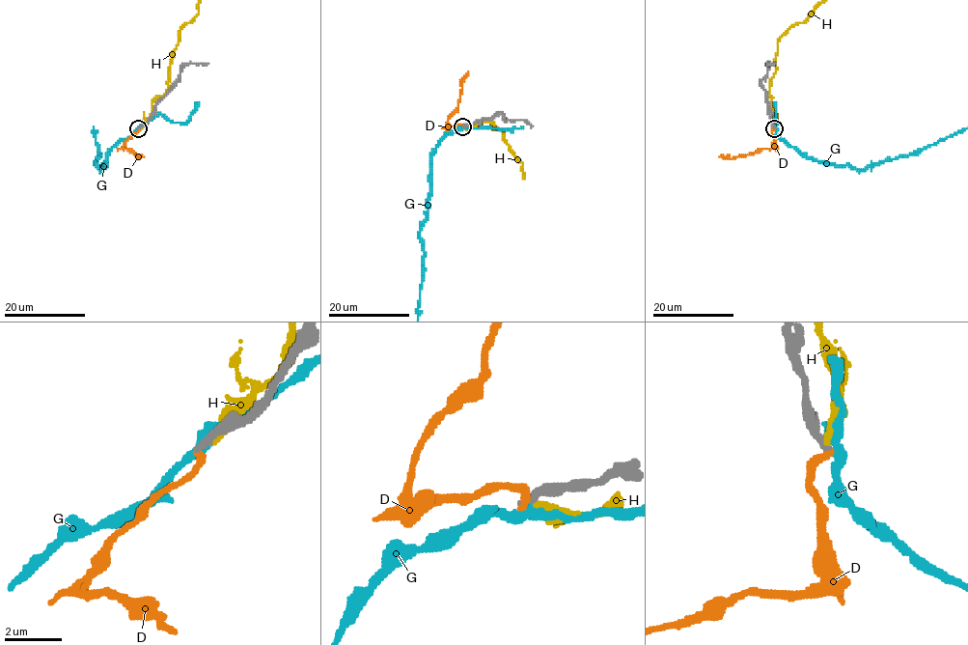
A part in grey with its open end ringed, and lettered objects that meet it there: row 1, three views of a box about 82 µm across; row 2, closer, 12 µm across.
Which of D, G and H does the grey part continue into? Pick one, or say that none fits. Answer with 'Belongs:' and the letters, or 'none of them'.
Belongs: none of them

